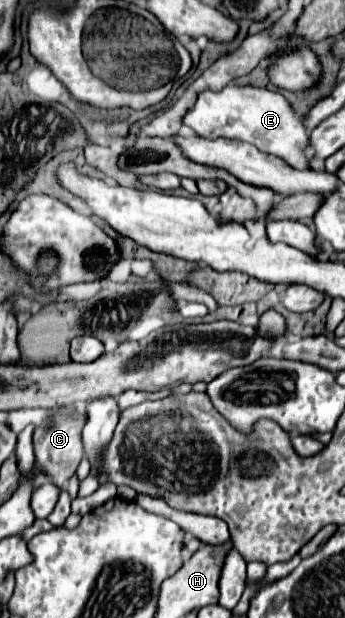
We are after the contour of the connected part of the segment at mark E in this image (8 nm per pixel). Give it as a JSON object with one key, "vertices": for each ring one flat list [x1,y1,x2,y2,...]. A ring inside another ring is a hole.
{"vertices":[[225,86,221,92,201,92,195,106,183,118,185,126,189,126,195,134,203,134,203,138,231,138,253,144,257,150,283,158,293,168,311,168,311,148,309,148,309,134,303,124,303,116,299,116,291,102,281,92,271,92,267,88,257,86]]}

